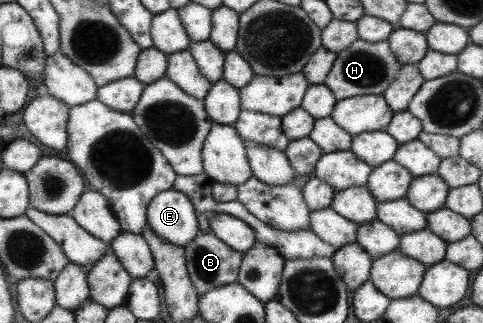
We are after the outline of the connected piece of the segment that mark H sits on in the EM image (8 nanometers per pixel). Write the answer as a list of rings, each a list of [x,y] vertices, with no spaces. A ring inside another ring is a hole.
[[[356,38],[346,49],[336,54],[336,59],[322,84],[330,89],[335,100],[354,96],[381,95],[394,81],[401,66],[390,52],[387,40],[366,42]]]

